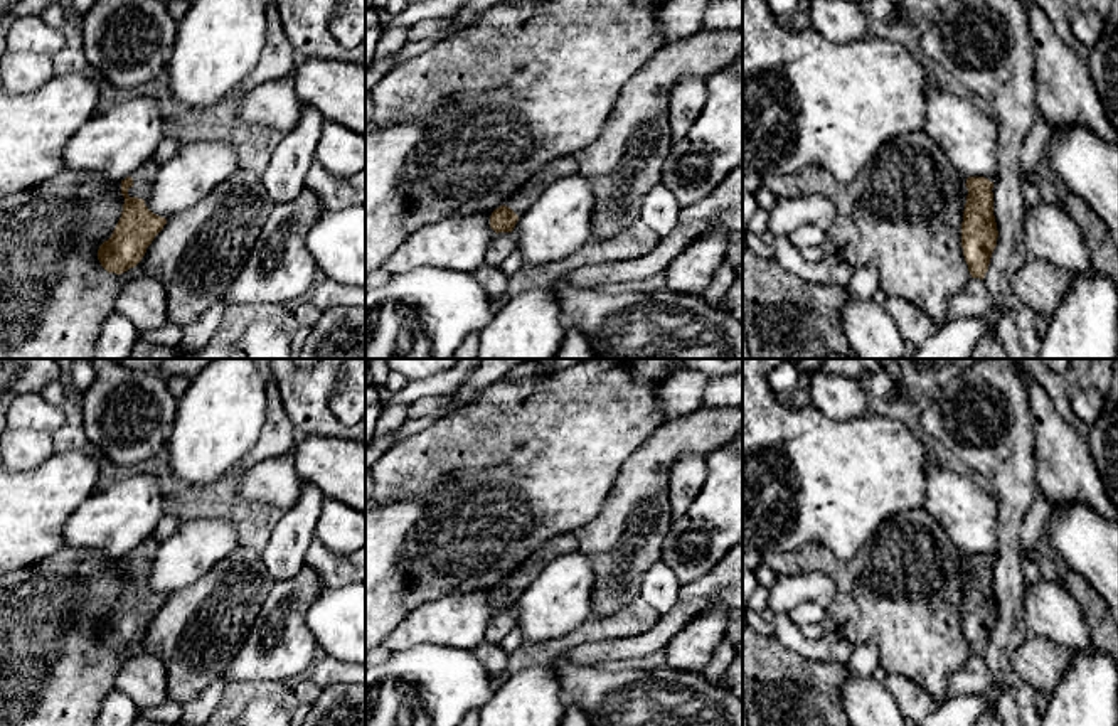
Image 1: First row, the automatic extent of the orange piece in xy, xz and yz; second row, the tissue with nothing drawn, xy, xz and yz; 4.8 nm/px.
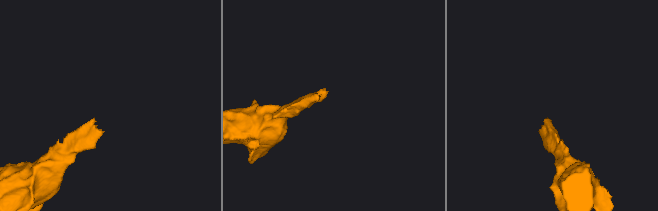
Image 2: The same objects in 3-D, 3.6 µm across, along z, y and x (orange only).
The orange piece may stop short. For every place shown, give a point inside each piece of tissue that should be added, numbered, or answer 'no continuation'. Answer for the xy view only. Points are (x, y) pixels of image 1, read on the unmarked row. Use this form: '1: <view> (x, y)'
1: xy (143, 555)

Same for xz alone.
1: xz (521, 578)

